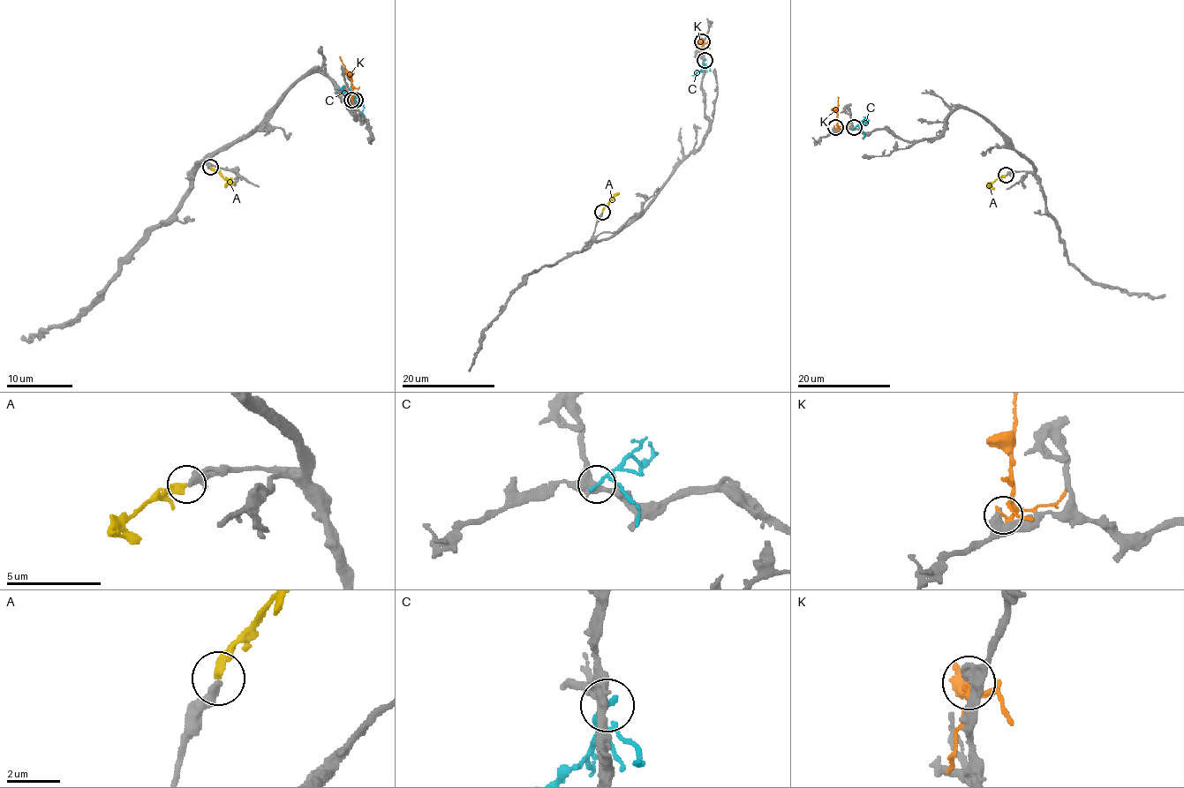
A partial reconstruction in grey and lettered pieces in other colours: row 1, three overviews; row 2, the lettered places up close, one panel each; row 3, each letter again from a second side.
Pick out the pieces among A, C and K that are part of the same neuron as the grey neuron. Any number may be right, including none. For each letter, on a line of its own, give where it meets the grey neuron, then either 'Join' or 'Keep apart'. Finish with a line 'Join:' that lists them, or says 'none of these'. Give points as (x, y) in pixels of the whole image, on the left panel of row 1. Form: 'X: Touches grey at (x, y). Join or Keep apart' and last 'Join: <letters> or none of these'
A: Touches grey at (210, 167). Join
C: Touches grey at (355, 100). Keep apart
K: Touches grey at (351, 100). Keep apart
Join: A

